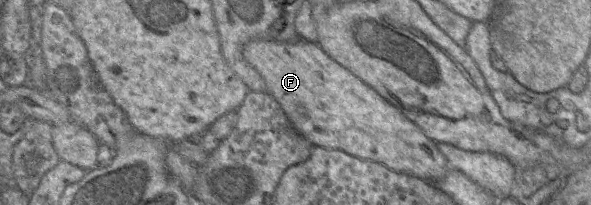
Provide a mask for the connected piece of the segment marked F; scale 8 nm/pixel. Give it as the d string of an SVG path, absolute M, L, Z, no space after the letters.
M255 39L244 46L242 55L261 75L266 92L279 103L295 130L313 146L338 149L359 159L377 162L396 172L431 183L443 178L451 169L435 141L357 76L330 58L318 44L304 39L294 42Z

